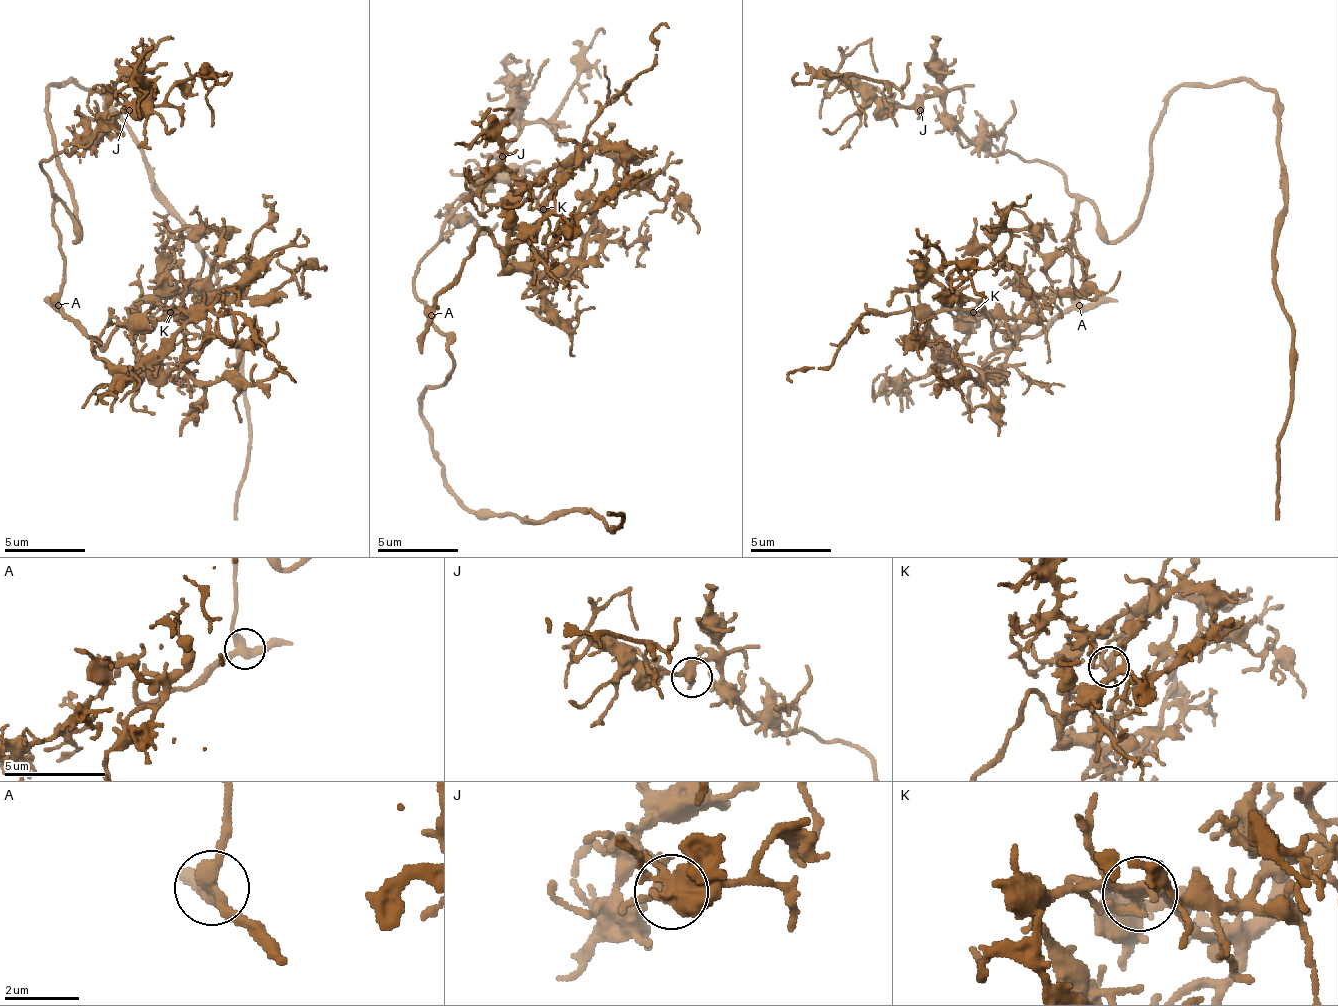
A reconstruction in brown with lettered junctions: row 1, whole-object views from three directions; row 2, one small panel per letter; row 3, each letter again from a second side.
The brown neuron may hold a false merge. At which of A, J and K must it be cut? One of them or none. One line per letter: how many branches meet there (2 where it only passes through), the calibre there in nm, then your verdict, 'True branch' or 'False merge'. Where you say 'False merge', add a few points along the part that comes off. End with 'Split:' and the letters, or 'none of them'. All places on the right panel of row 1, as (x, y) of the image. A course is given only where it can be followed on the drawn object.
A: Branches: 3. Thickness 360 nm. True branch
J: Branches: 3. Thickness 340 nm. True branch
K: Branches: 3. Thickness 320 nm. True branch
Split: none of them

